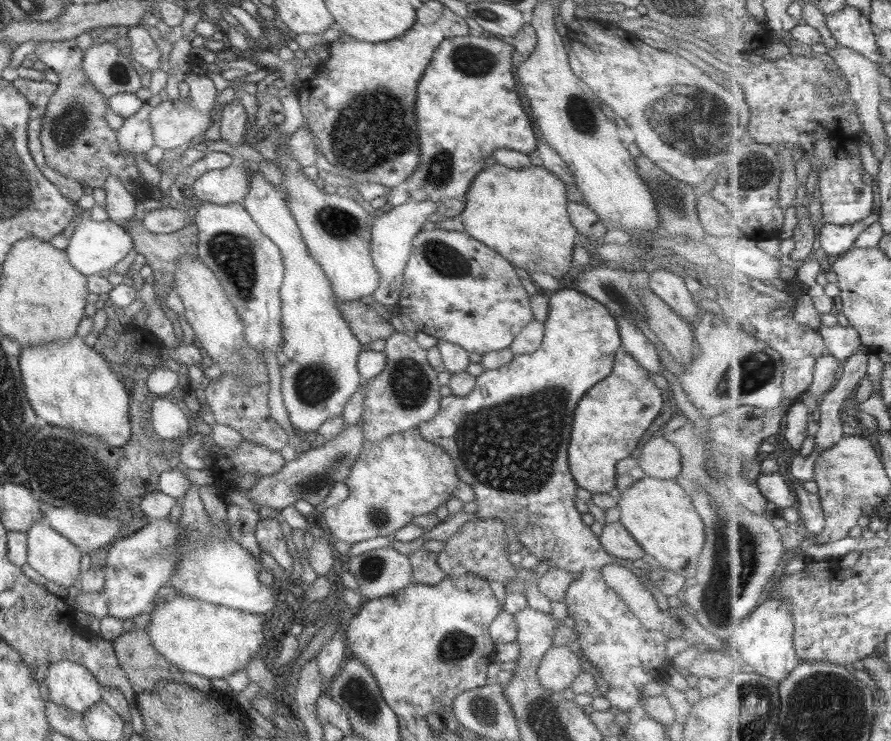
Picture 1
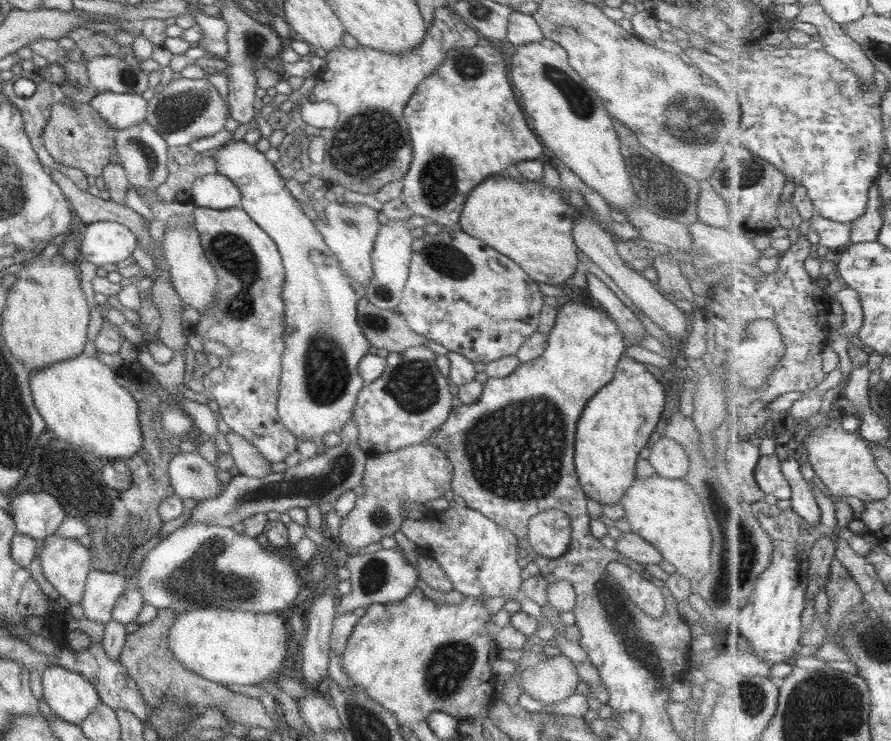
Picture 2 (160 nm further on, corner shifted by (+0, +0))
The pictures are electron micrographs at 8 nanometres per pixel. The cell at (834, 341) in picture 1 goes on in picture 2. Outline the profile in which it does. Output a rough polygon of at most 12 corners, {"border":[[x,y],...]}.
{"border":[[846,286],[833,297],[845,325],[836,331],[848,341],[861,331],[864,312],[859,292]]}

